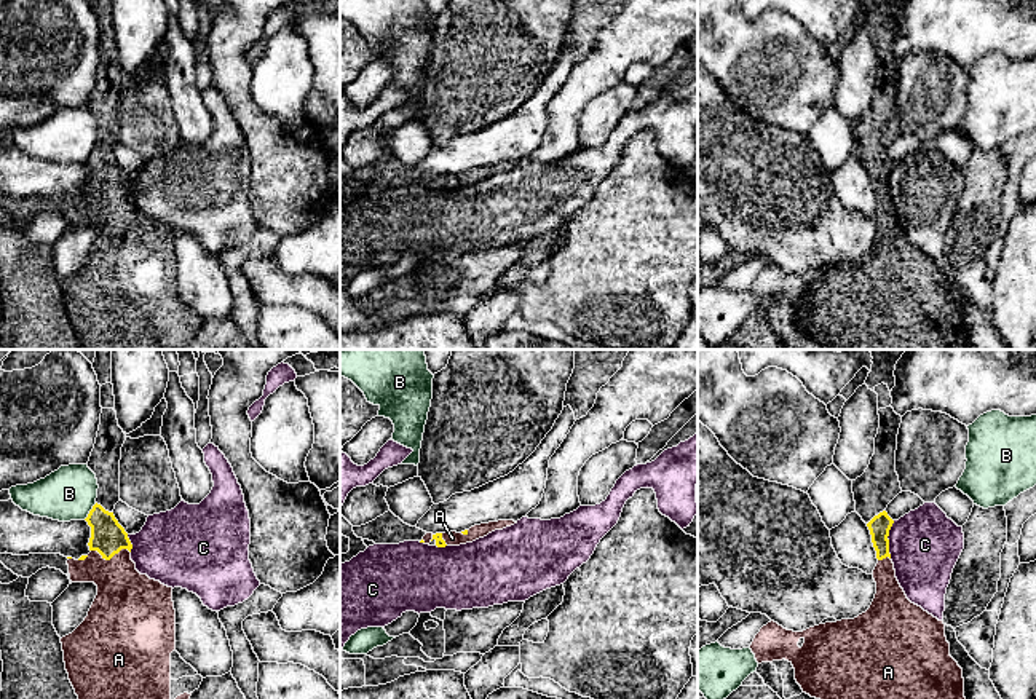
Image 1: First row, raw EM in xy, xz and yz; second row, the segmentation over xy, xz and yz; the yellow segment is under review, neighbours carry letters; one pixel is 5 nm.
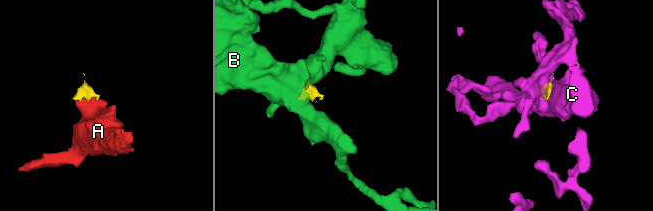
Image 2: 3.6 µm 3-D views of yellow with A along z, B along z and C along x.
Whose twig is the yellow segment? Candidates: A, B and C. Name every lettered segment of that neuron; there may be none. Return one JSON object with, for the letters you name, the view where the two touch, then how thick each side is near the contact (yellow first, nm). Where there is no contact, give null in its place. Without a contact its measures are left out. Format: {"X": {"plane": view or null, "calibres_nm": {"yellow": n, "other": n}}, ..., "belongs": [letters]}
{"A": {"plane": "xy", "calibres_nm": {"yellow": 180, "other": 320}}, "belongs": ["A"]}

